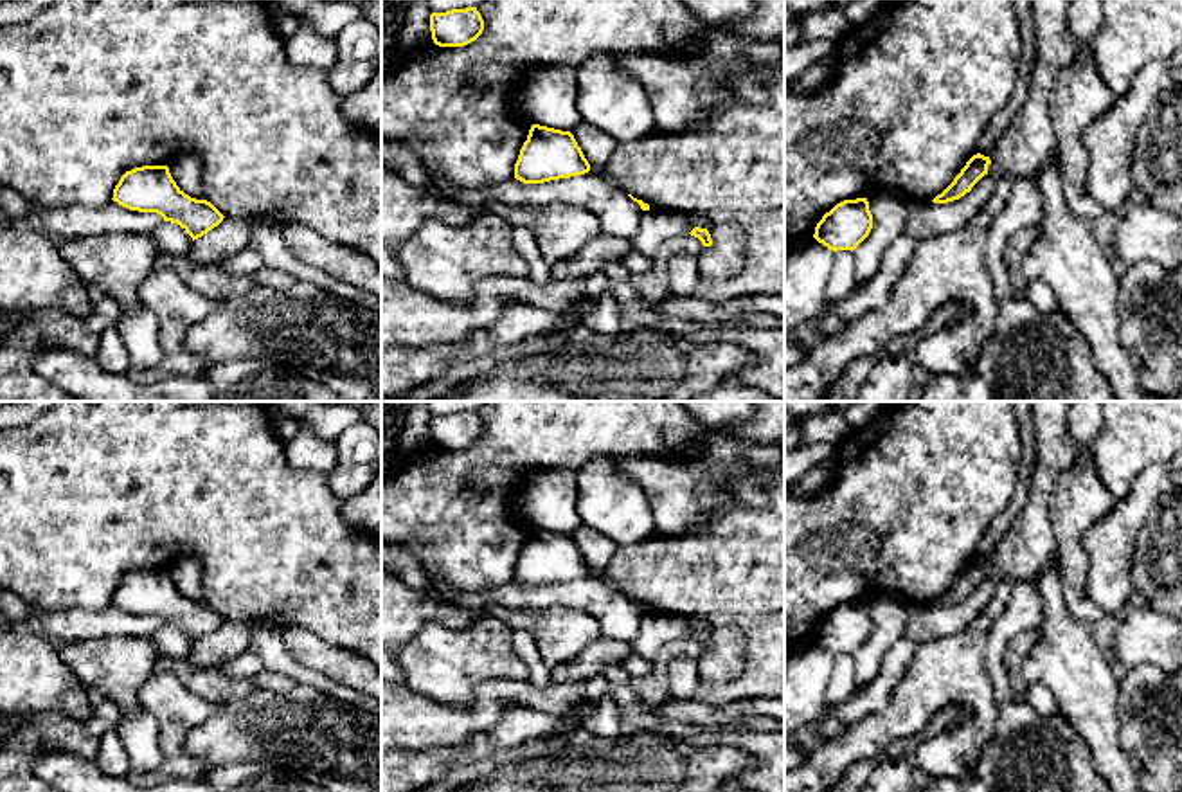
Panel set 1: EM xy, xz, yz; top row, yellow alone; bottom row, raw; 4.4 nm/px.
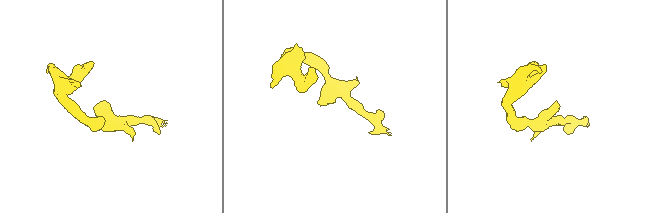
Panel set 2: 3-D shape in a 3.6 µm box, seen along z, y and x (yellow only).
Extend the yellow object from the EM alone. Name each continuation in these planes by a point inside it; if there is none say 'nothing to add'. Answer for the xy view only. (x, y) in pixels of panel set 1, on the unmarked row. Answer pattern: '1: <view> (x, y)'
nothing to add

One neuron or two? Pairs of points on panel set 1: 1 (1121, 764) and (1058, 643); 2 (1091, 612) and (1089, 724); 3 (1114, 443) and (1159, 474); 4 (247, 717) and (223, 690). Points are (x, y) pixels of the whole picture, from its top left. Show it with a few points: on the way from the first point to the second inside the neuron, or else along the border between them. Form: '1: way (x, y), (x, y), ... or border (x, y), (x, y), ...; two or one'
1: way (1101, 733), (1087, 688), (1076, 674); one
2: border (1062, 587), (1067, 609), (1085, 623); two
3: border (1163, 465), (1148, 465), (1121, 499); two
4: border (231, 697), (216, 704); two

